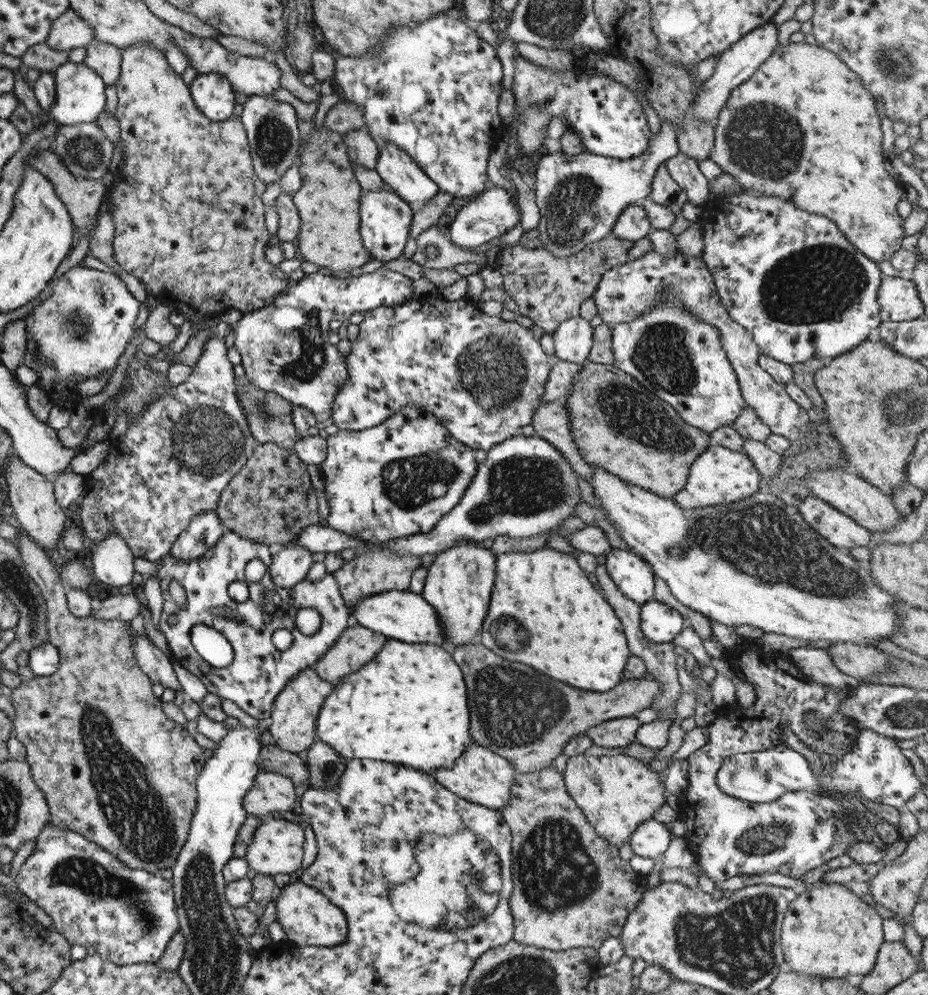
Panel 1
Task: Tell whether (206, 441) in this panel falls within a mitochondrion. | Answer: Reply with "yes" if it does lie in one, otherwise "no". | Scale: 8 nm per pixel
yes

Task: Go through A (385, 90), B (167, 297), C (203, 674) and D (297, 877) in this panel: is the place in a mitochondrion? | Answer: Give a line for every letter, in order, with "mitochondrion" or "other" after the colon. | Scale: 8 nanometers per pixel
A: mitochondrion
B: other
C: other
D: other

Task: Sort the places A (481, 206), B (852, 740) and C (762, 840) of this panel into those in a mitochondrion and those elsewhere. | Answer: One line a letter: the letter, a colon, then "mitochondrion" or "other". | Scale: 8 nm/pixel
A: other
B: other
C: mitochondrion

